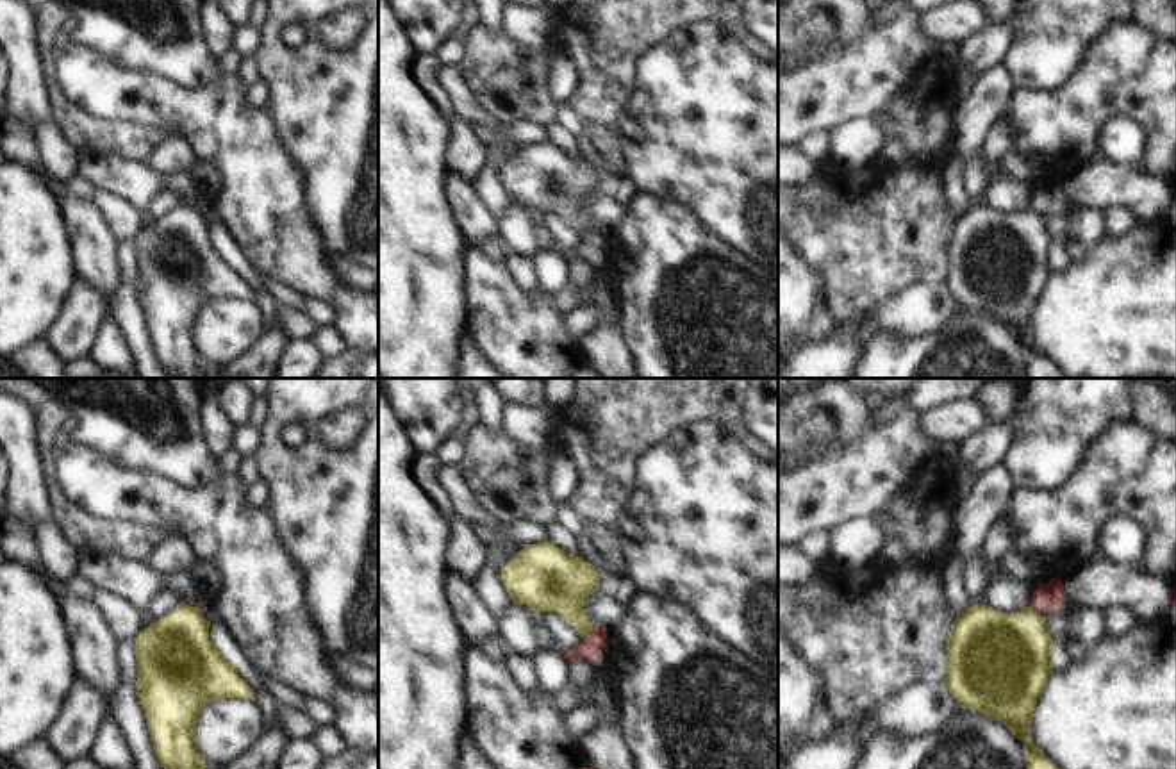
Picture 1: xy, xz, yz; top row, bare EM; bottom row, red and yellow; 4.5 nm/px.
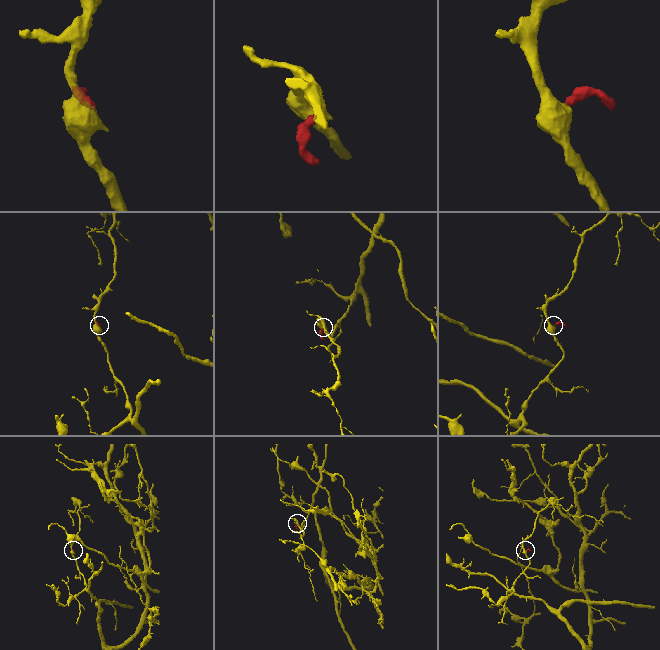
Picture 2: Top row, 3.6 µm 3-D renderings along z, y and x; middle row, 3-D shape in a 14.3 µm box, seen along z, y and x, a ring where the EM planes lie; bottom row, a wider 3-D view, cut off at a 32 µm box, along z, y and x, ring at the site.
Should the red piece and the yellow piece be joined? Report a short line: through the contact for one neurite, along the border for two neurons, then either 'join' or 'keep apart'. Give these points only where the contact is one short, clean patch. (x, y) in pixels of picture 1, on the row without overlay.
line xz (598, 227), (582, 238); keep apart

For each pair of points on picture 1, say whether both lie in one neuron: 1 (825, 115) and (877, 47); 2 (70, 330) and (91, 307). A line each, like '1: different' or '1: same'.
1: same
2: same

